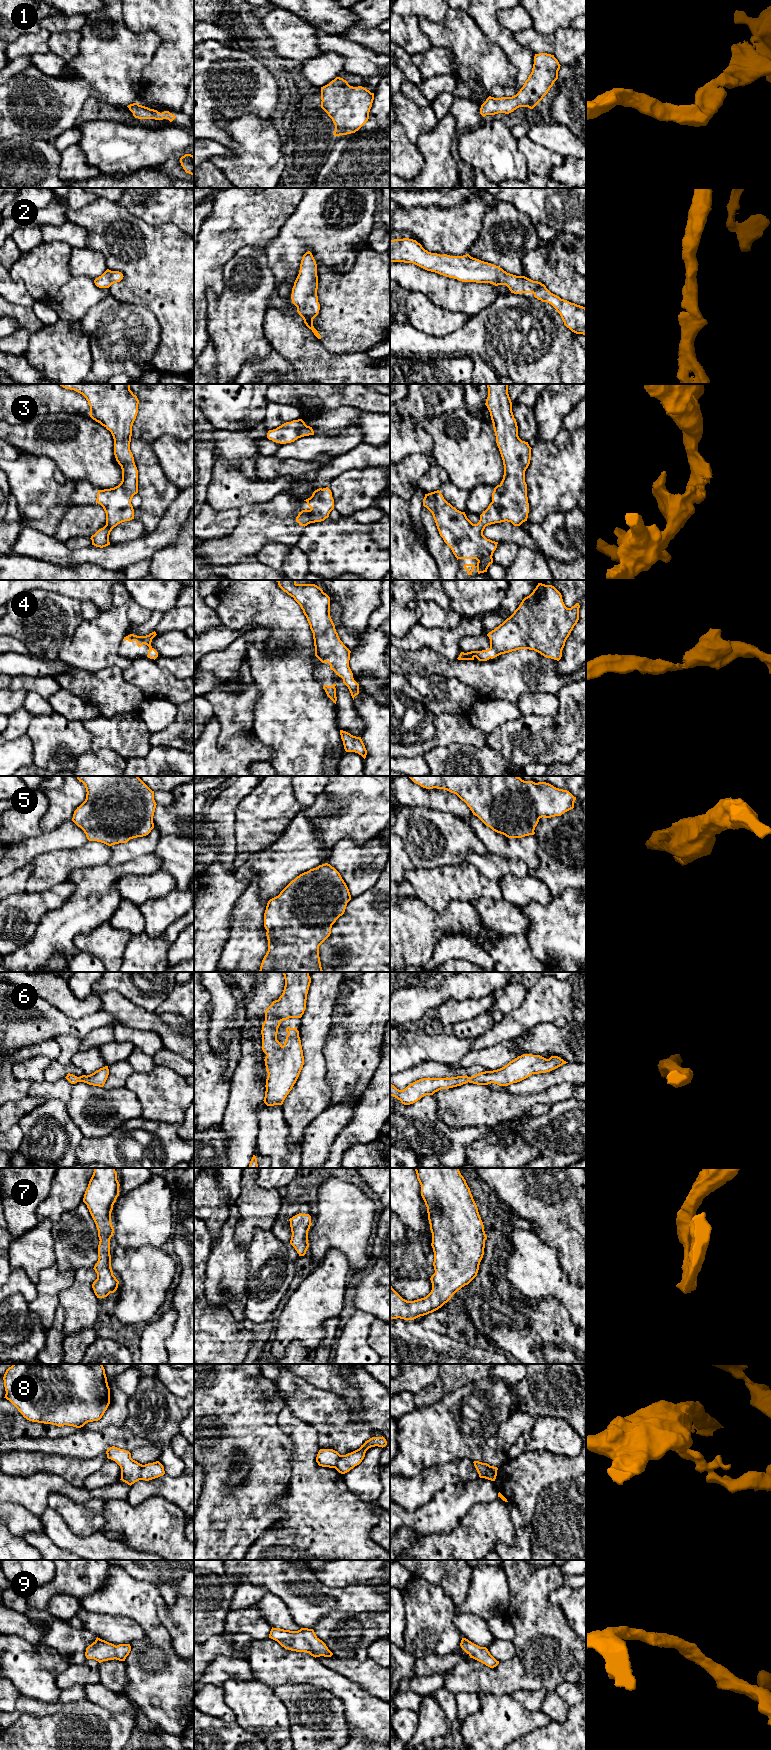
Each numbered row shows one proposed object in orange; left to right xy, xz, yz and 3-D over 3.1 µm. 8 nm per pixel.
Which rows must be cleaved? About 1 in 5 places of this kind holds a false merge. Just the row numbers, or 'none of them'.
8

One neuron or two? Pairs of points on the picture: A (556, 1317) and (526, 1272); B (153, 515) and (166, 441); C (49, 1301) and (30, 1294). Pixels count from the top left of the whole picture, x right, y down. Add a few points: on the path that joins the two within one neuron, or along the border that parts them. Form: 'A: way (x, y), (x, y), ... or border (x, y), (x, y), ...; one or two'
A: border (521, 1296), (527, 1299), (555, 1297), (566, 1308); two
B: border (152, 445), (152, 451), (161, 469), (175, 486); two
C: border (36, 1284), (37, 1296), (28, 1303); two

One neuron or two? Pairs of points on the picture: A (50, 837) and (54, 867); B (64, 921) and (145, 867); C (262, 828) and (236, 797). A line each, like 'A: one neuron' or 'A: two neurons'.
A: two neurons
B: one neuron
C: two neurons

